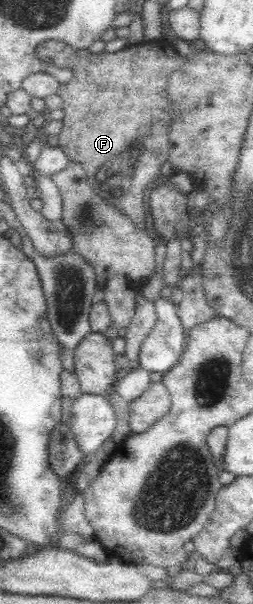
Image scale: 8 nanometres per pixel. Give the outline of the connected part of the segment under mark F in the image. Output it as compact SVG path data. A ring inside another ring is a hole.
M169 39L158 42L130 44L118 52L101 51L92 54L88 49L76 51L54 40L40 44L37 54L46 62L57 66L71 66L75 78L59 86L58 94L65 100L62 108L65 112L64 127L58 146L67 154L70 161L78 161L86 169L89 186L98 197L117 212L123 214L136 228L146 228L146 198L144 194L159 173L159 167L167 160L168 119L166 119L166 82L168 76L184 64L184 59L174 50Z

